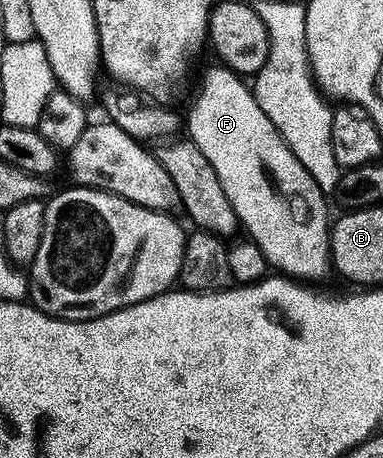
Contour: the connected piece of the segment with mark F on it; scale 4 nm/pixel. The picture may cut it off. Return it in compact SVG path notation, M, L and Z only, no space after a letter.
M226 67L218 68L209 70L207 78L204 79L203 90L200 91L199 98L196 99L195 106L191 109L191 114L185 117L186 132L188 129L191 132L188 133L190 140L194 141L197 147L201 147L201 155L205 155L205 159L209 159L209 163L213 163L213 171L217 171L217 179L221 179L221 187L225 187L225 195L229 195L229 203L233 203L233 211L237 211L240 226L245 230L245 233L247 229L246 236L254 241L257 247L261 247L261 251L265 251L268 266L272 270L278 271L280 274L300 283L319 283L315 281L323 281L327 276L332 276L333 273L331 263L333 217L327 214L328 194L323 193L321 187L317 187L313 175L309 175L309 171L305 171L305 167L301 167L297 155L293 155L293 151L287 146L285 139L277 131L277 127L273 127L269 115L265 115L265 111L261 111L261 107L257 103L254 92L249 88L248 82L244 78L237 76L231 69Z

